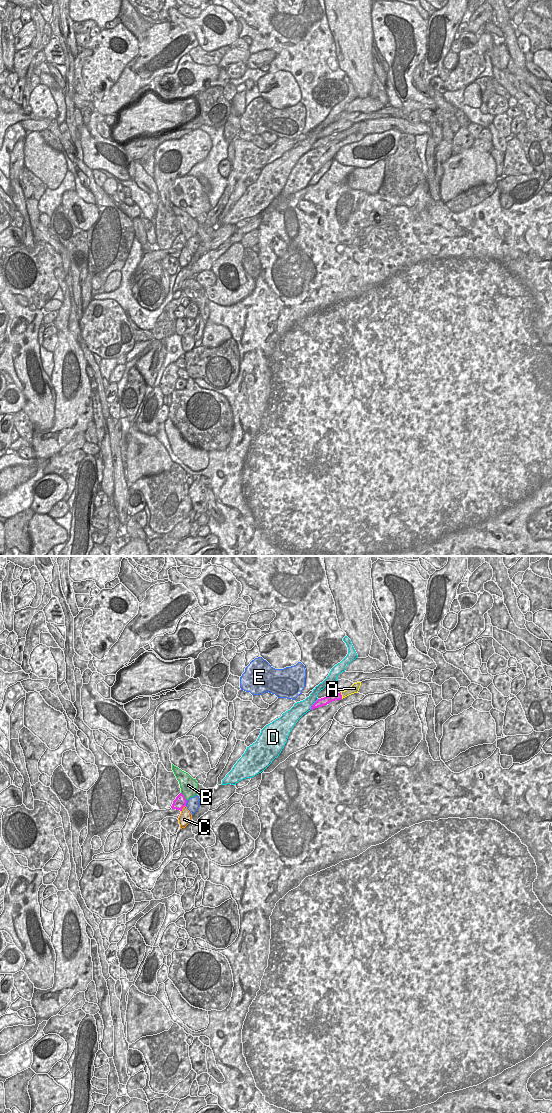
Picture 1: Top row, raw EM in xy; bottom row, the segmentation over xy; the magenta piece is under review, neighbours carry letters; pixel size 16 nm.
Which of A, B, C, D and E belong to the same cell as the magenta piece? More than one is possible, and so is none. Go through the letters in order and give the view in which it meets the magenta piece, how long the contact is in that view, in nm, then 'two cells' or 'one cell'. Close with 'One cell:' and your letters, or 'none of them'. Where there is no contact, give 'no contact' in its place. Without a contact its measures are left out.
A: xy | 120 nm | one cell
B: xy | 170 nm | two cells
C: xy | 130 nm | two cells
D: xy | 220 nm | two cells
E: xy | 100 nm | two cells
One cell: A

